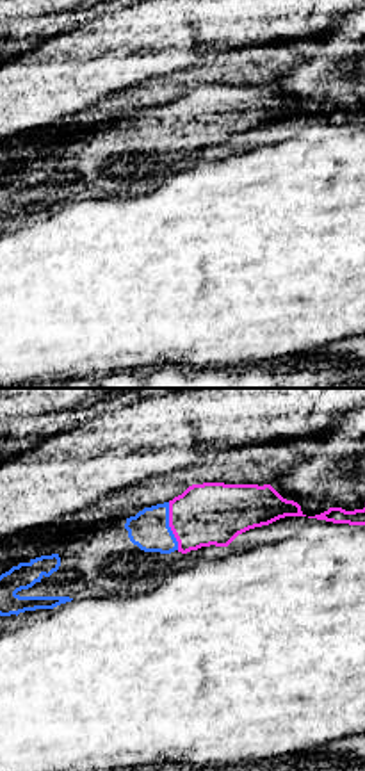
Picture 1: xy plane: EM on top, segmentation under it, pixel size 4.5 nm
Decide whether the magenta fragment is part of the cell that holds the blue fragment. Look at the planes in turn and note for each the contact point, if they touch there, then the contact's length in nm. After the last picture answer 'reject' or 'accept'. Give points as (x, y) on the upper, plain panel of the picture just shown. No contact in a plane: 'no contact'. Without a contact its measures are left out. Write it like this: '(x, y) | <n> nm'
(168, 127) | 220 nm

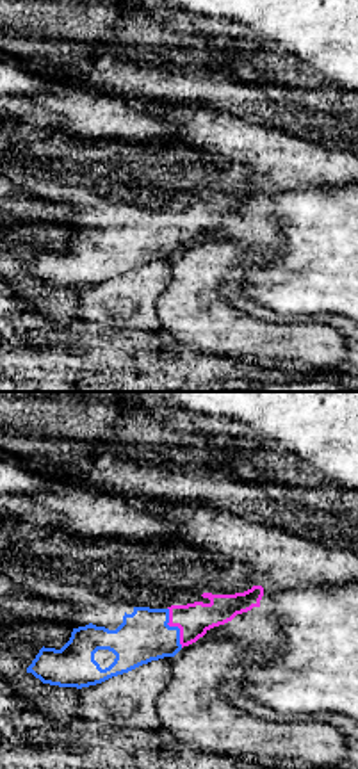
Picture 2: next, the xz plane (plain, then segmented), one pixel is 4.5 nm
(175, 228) | 200 nm

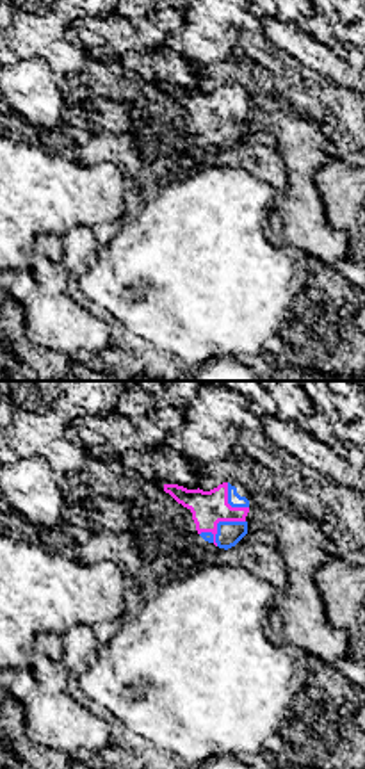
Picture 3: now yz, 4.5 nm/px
(218, 125) | 220 nm

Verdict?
accept

